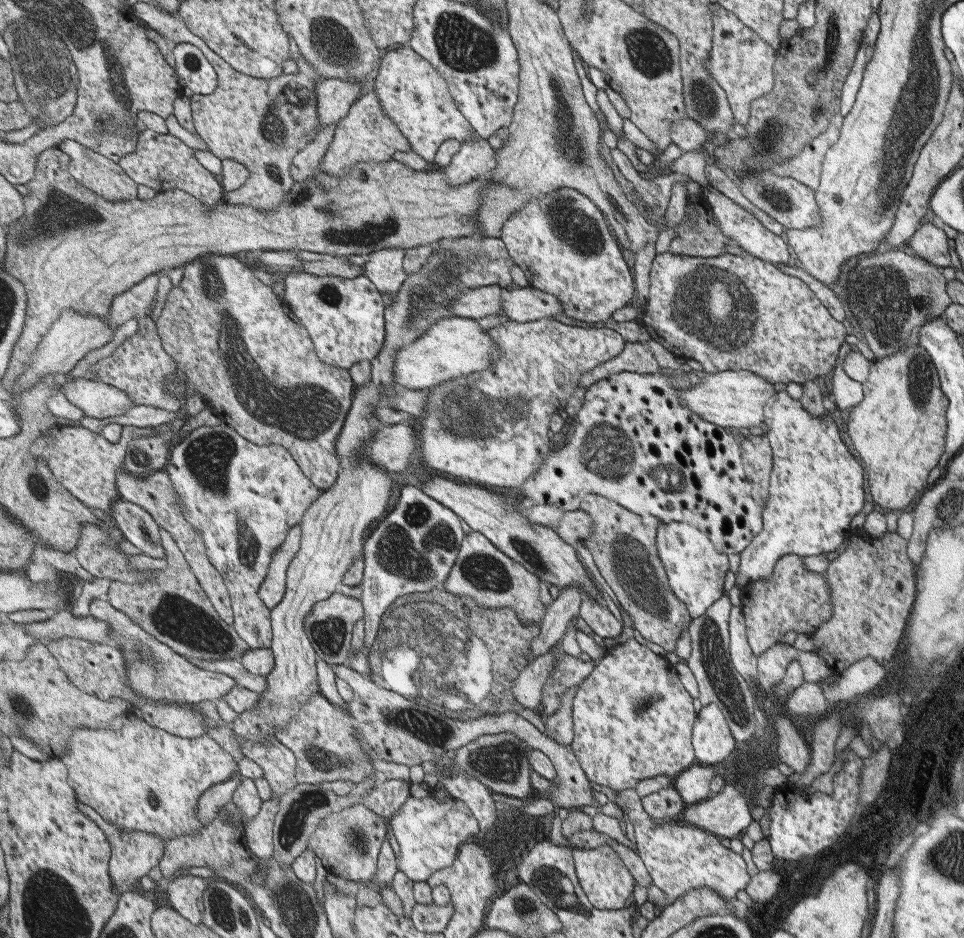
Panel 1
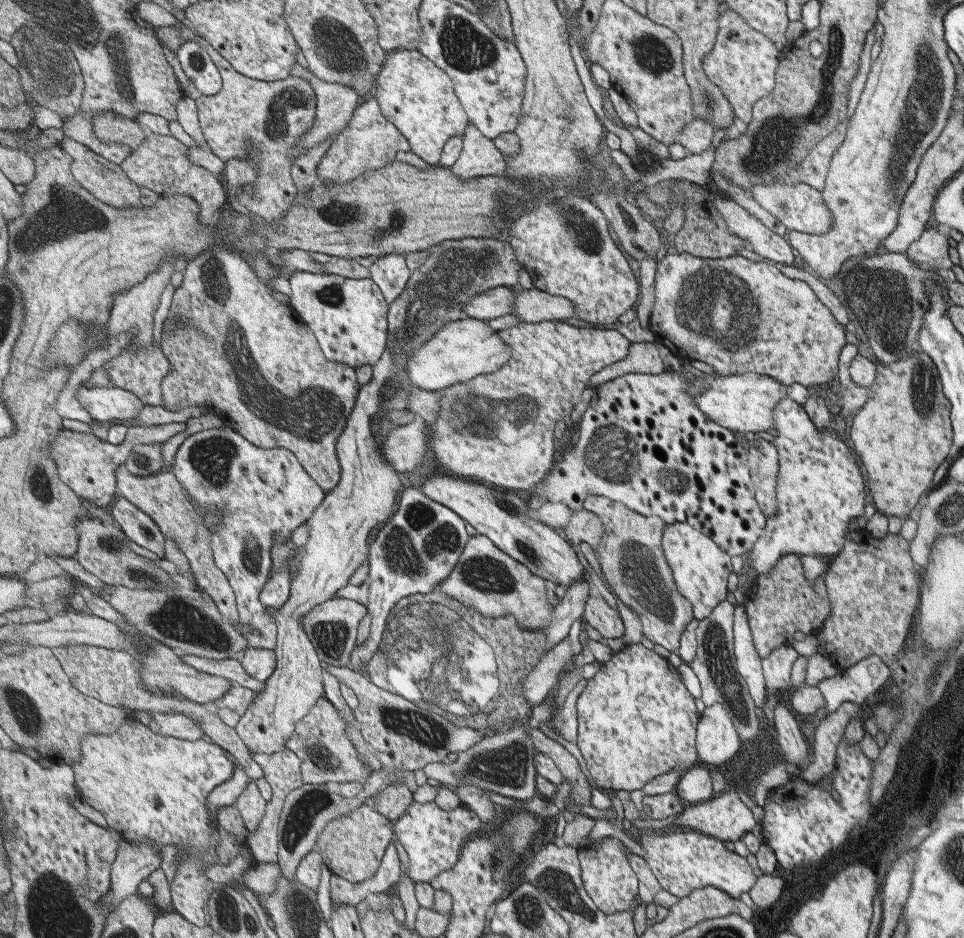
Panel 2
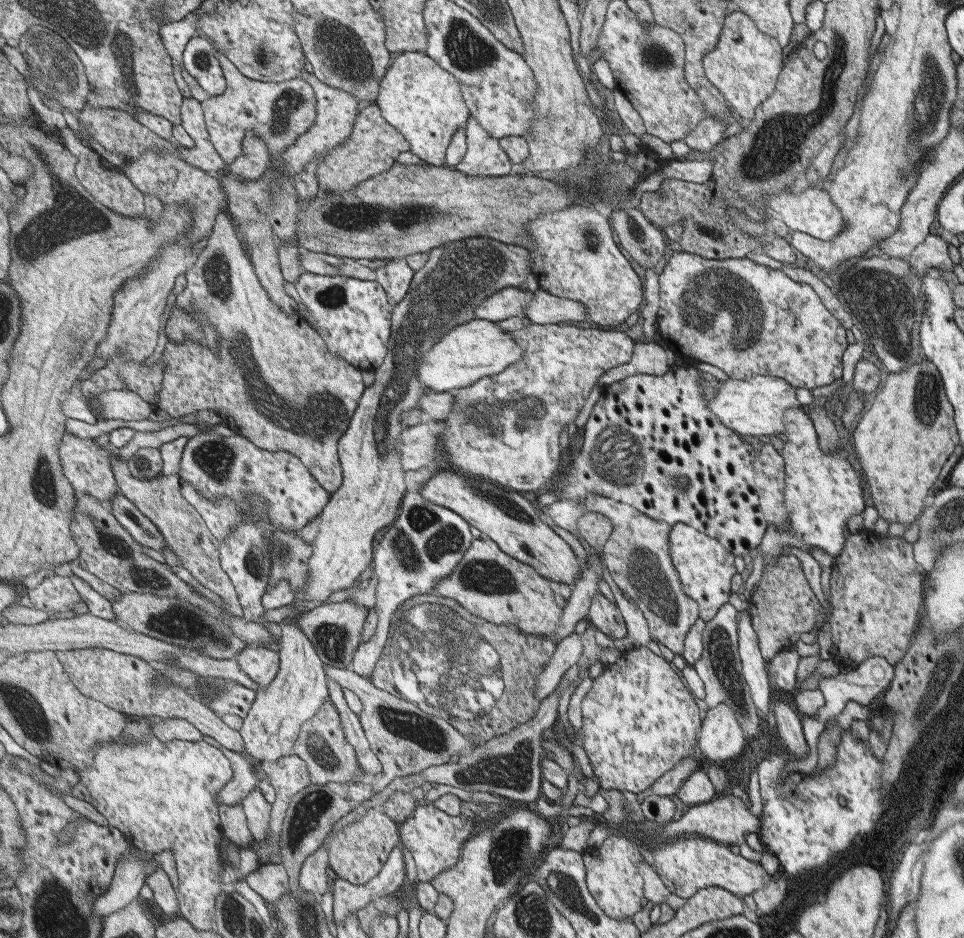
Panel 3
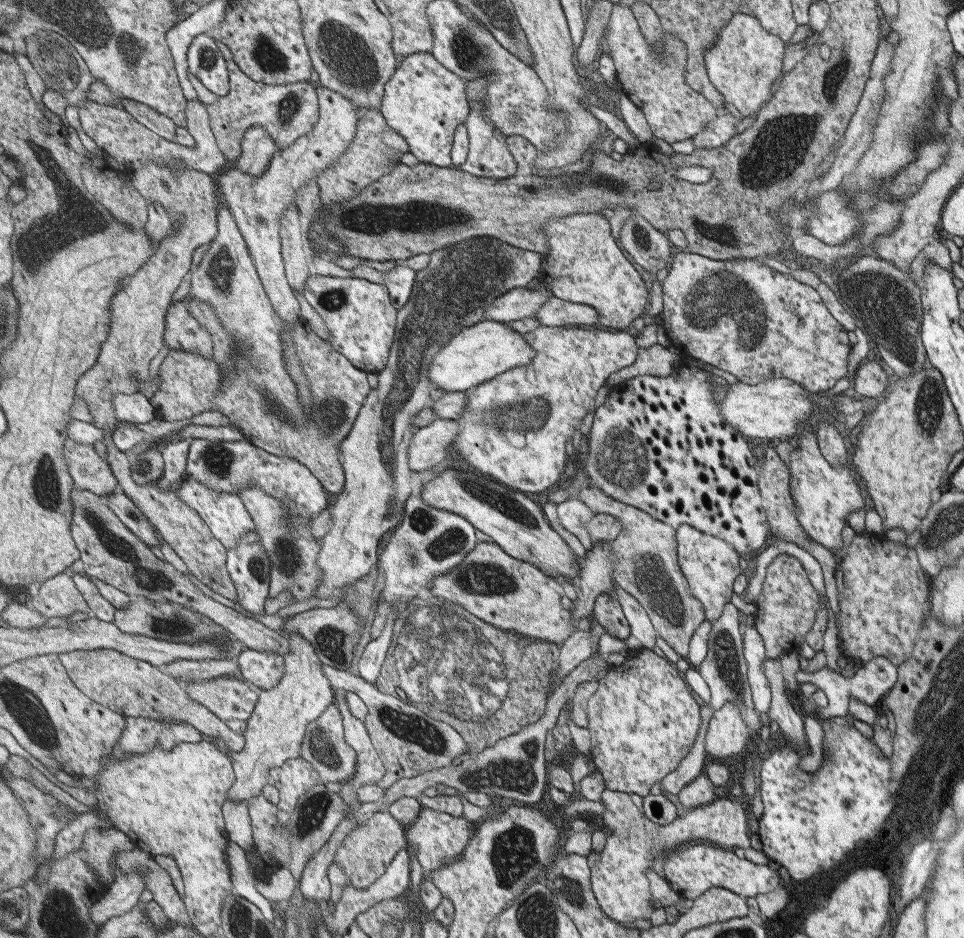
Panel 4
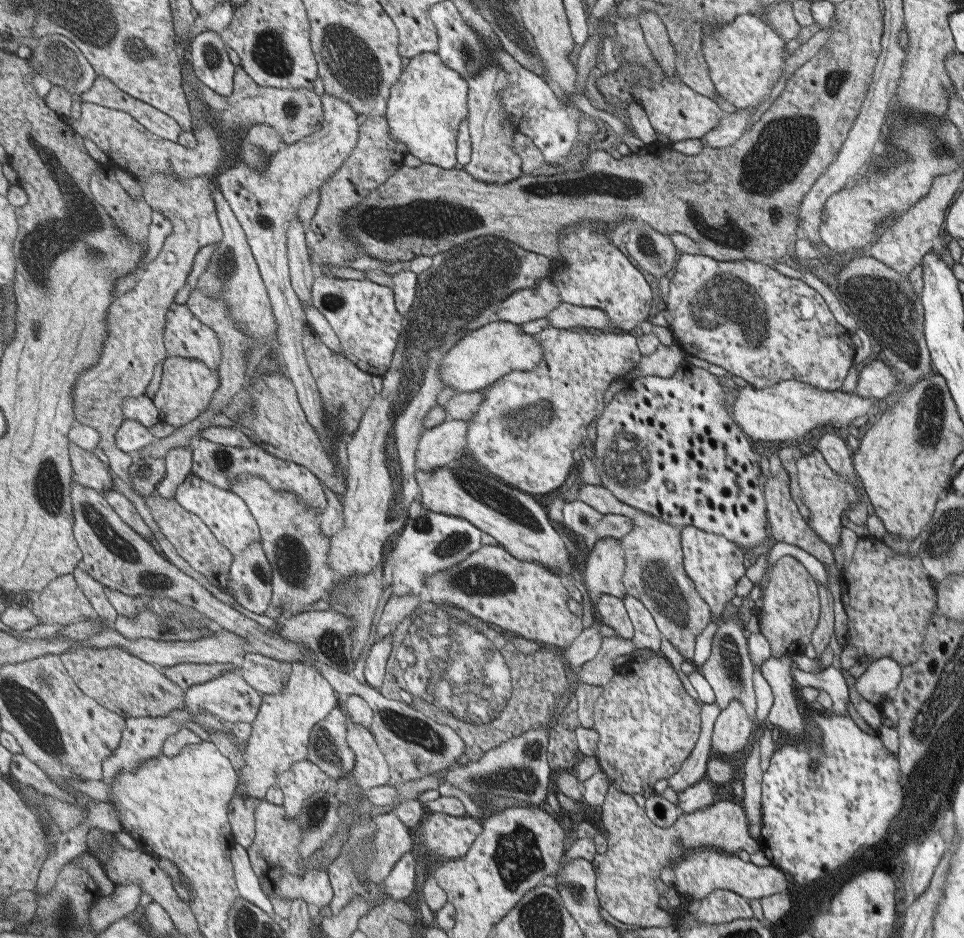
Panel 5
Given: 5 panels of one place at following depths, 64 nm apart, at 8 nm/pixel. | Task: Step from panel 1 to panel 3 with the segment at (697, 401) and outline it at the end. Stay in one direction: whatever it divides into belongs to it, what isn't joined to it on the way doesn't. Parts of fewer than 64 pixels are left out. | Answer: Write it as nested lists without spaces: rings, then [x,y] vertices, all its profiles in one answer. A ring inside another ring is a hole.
[[[756,375],[746,380],[729,378],[718,381],[717,387],[716,394],[706,401],[706,406],[718,416],[722,424],[747,437],[758,436],[763,440],[781,437],[786,432],[786,409],[803,406],[796,396],[797,387],[775,376]]]

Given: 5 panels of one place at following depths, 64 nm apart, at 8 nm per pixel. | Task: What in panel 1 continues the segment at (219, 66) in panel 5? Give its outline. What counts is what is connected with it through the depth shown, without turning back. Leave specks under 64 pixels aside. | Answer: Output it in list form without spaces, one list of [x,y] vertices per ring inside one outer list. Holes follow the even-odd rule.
[[[184,43],[173,48],[181,82],[194,93],[211,95],[218,90],[220,76],[216,66],[198,46]]]

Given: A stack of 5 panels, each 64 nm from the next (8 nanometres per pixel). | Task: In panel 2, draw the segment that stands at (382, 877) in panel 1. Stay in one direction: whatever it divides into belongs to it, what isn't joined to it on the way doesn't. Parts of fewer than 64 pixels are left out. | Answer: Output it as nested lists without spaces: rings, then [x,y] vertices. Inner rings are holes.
[[[394,843],[388,845],[382,862],[372,878],[355,883],[333,872],[330,877],[332,912],[334,913],[334,907],[340,907],[344,903],[352,903],[356,906],[364,901],[369,893],[394,891],[395,884],[400,879],[402,872],[403,866]]]

